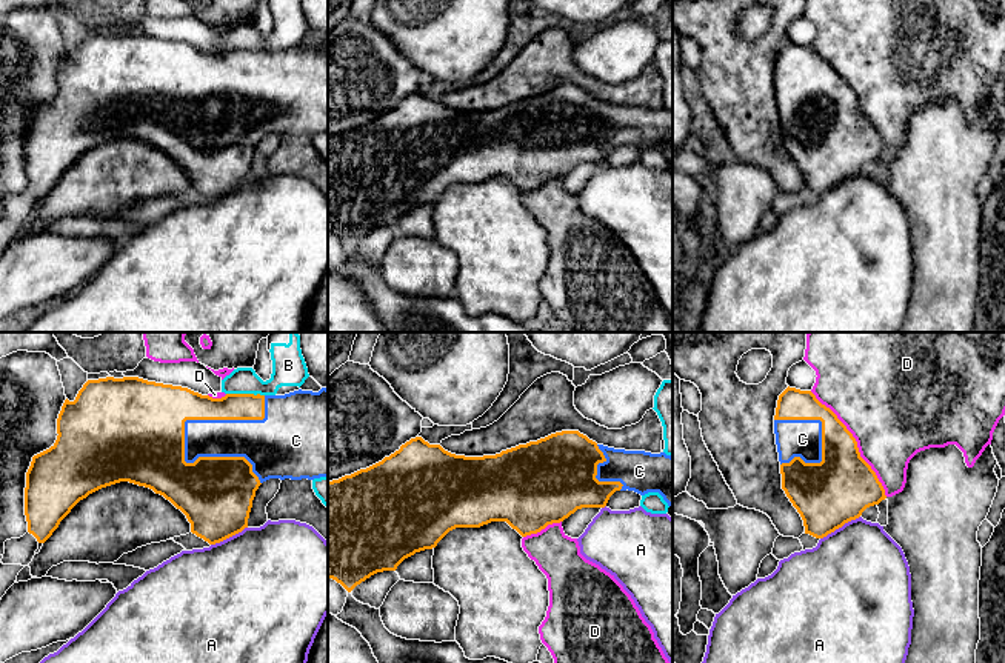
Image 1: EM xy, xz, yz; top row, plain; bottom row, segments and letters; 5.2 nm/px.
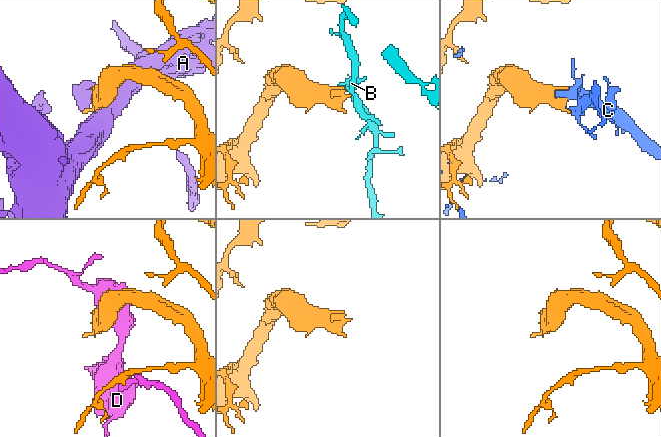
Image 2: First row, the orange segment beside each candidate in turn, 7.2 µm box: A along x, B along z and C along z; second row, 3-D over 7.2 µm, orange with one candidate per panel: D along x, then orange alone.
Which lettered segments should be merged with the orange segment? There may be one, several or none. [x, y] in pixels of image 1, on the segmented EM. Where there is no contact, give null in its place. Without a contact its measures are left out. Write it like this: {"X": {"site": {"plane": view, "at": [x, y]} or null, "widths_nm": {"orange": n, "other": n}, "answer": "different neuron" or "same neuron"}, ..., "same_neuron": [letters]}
{"A": {"site": {"plane": "yz", "at": [839, 526]}, "widths_nm": {"orange": 340, "other": 480}, "answer": "different neuron"}, "B": {"site": {"plane": "xy", "at": [245, 394]}, "widths_nm": {"orange": 140, "other": 160}, "answer": "different neuron"}, "C": {"site": {"plane": "xy", "at": [216, 419]}, "widths_nm": {"orange": 220, "other": 220}, "answer": "same neuron"}, "D": {"site": {"plane": "yz", "at": [856, 443]}, "widths_nm": {"orange": 340, "other": 480}, "answer": "different neuron"}, "same_neuron": ["C"]}

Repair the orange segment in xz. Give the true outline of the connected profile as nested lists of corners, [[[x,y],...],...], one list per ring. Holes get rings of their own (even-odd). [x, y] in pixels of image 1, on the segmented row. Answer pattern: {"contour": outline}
{"contour": [[[562,431],[537,441],[519,445],[496,455],[465,457],[411,438],[382,461],[351,475],[328,481],[328,578],[348,592],[371,575],[396,571],[416,552],[432,549],[456,528],[480,528],[506,521],[522,537],[537,534],[548,525],[560,523],[582,508],[605,508],[616,491],[640,495],[659,492],[673,506],[673,457],[665,452],[625,451],[597,445],[579,431]]]}

